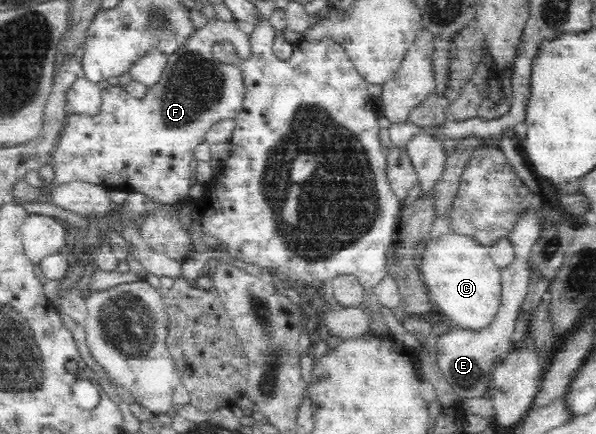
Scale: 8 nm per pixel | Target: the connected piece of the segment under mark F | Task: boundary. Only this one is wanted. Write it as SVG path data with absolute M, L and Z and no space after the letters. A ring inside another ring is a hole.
M207 19L204 26L193 30L174 51L168 53L160 77L146 85L143 97L135 97L124 86L108 85L101 89L101 109L96 115L64 115L64 125L49 156L54 169L52 183L85 181L105 188L123 188L138 192L157 204L181 203L193 182L195 147L205 139L213 124L223 119L232 119L243 103L241 66L224 63L214 55L214 44L228 42L234 45L238 59L250 57L249 37L238 28L237 20Z

